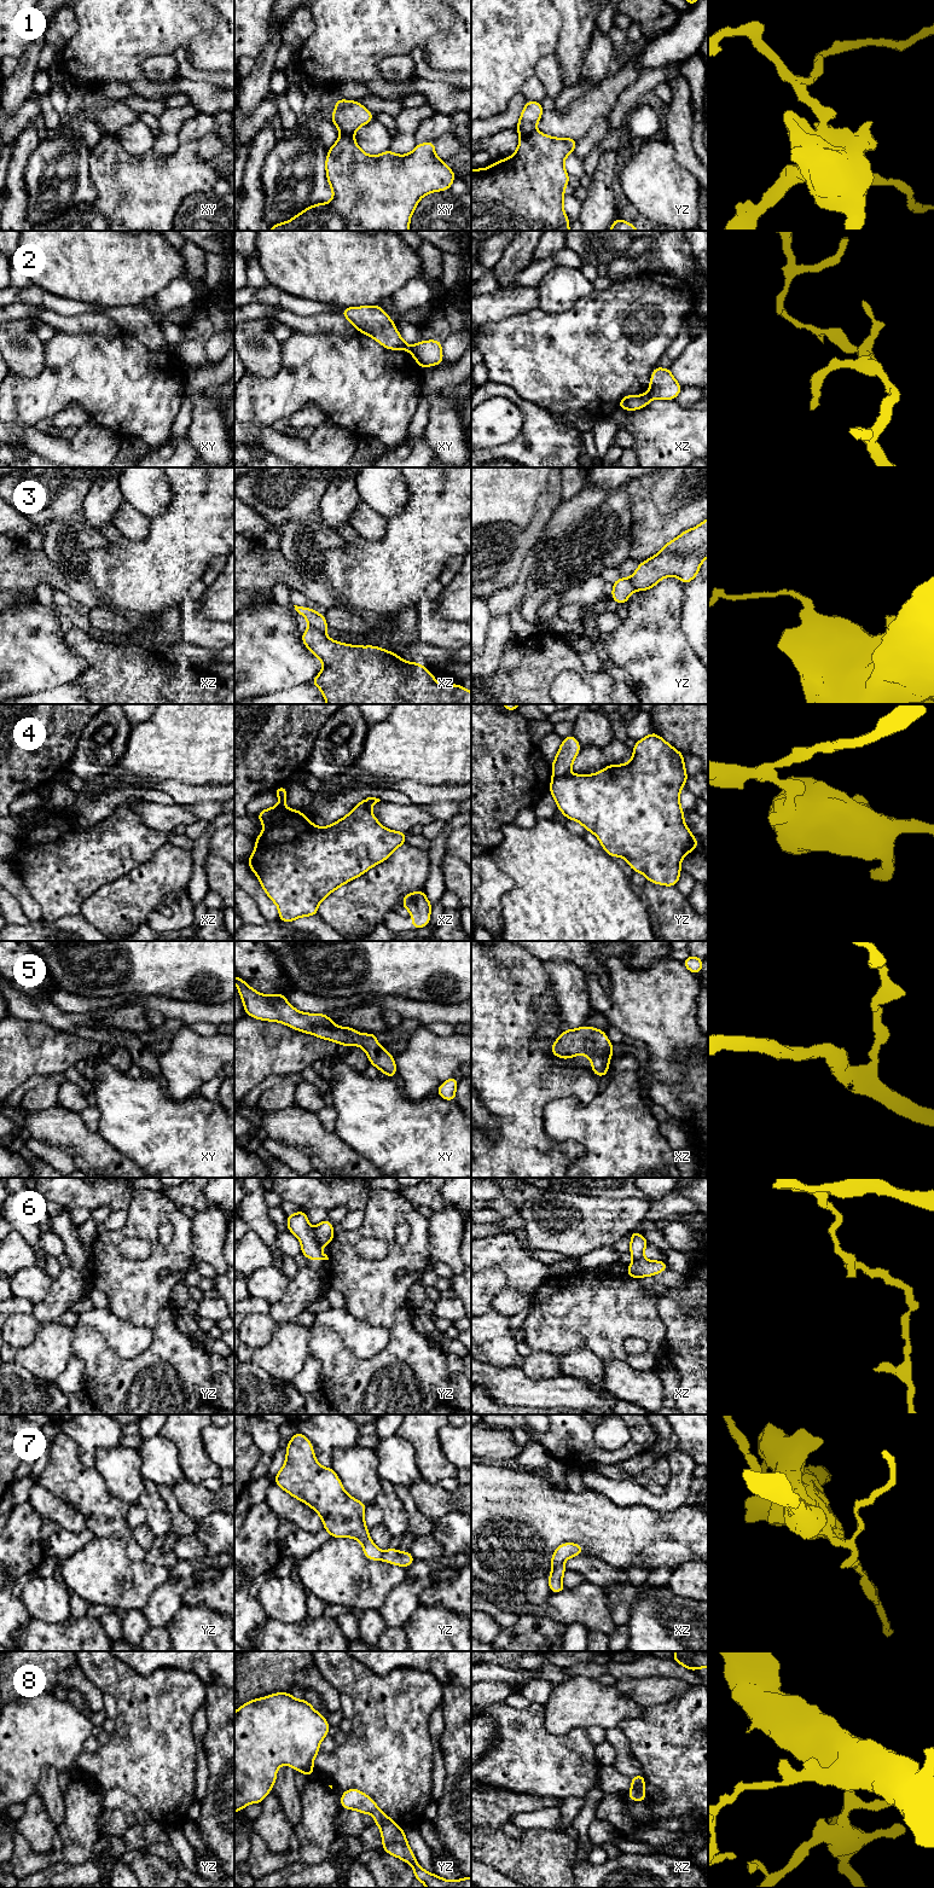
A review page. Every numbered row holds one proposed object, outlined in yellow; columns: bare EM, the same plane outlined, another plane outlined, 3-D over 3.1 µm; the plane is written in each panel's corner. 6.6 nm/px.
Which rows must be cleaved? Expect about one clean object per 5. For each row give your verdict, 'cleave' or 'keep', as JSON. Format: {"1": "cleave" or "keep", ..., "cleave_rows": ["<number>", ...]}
{"1": "cleave", "2": "cleave", "3": "cleave", "4": "cleave", "5": "keep", "6": "cleave", "7": "cleave", "8": "keep", "cleave_rows": ["1", "2", "3", "4", "6", "7"]}

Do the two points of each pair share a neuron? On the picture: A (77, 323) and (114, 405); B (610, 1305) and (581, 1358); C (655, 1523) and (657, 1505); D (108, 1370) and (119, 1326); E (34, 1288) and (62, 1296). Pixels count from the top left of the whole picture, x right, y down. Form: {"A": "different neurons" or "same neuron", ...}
{"A": "different neurons", "B": "different neurons", "C": "different neurons", "D": "different neurons", "E": "different neurons"}

